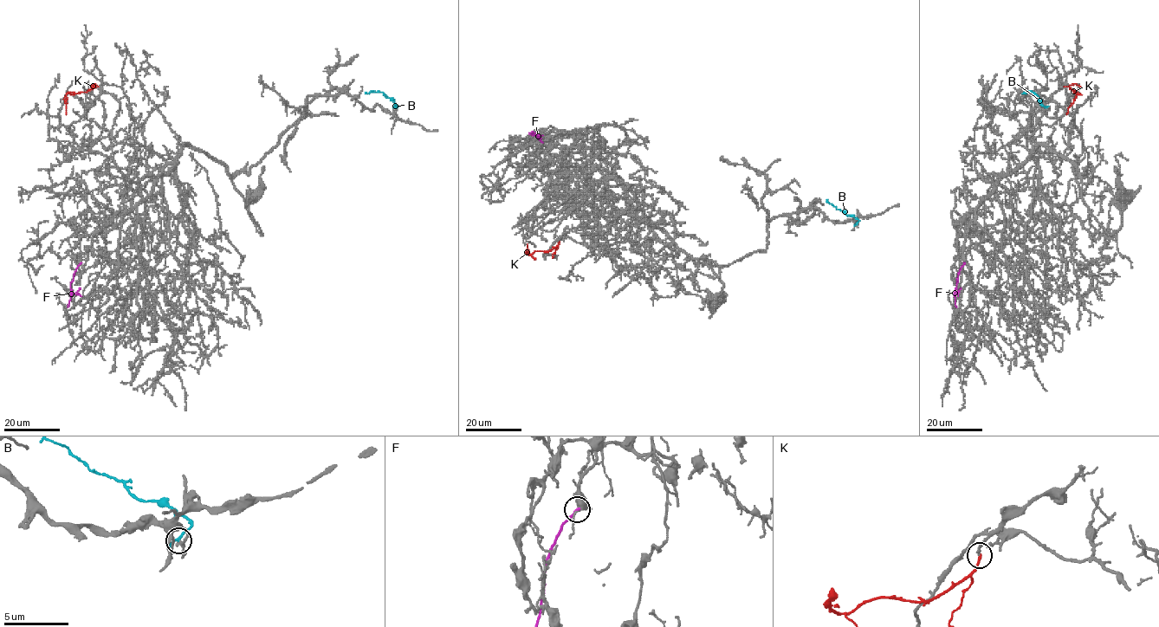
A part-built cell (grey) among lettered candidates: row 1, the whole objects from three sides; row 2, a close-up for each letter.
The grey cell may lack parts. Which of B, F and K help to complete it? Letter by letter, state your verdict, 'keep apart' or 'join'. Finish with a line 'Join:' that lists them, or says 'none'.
B: keep apart
F: keep apart
K: join
Join: K

